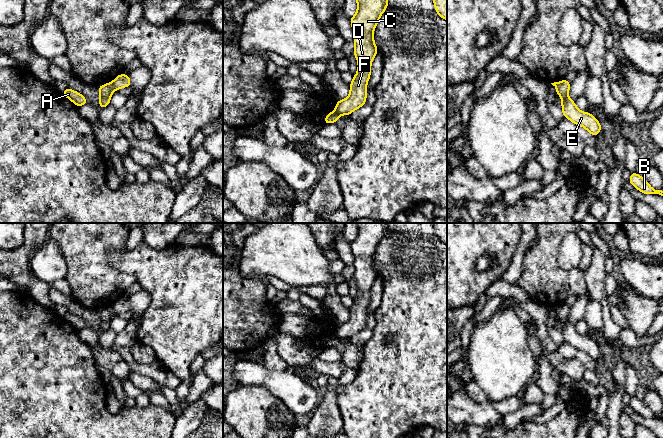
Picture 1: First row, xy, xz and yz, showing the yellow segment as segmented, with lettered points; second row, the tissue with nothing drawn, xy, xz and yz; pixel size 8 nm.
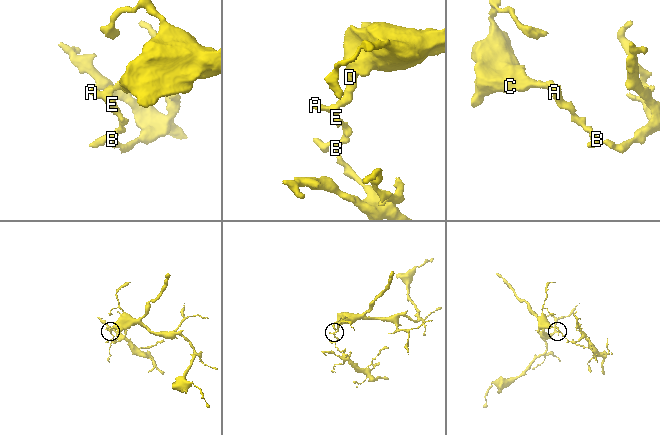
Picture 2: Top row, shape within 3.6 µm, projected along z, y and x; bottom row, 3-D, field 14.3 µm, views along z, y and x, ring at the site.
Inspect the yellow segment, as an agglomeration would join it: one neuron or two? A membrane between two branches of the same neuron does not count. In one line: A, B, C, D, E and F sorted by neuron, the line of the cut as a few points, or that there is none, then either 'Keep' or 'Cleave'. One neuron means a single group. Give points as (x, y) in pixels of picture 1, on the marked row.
Groups: A B E / C D F. Split along xy (110, 83), (114, 90). Cleave

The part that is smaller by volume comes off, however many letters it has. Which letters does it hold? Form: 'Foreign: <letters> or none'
Foreign: A, B, E

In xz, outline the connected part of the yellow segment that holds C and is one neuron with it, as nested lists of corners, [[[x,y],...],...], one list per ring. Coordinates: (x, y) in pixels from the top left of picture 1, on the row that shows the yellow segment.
[[[388,0],[356,1],[357,12],[350,18],[350,23],[355,34],[354,56],[358,62],[358,71],[349,84],[349,96],[336,102],[335,111],[339,115],[350,115],[366,104],[366,86],[371,75],[371,63],[378,53],[373,33],[381,15],[388,7]]]

